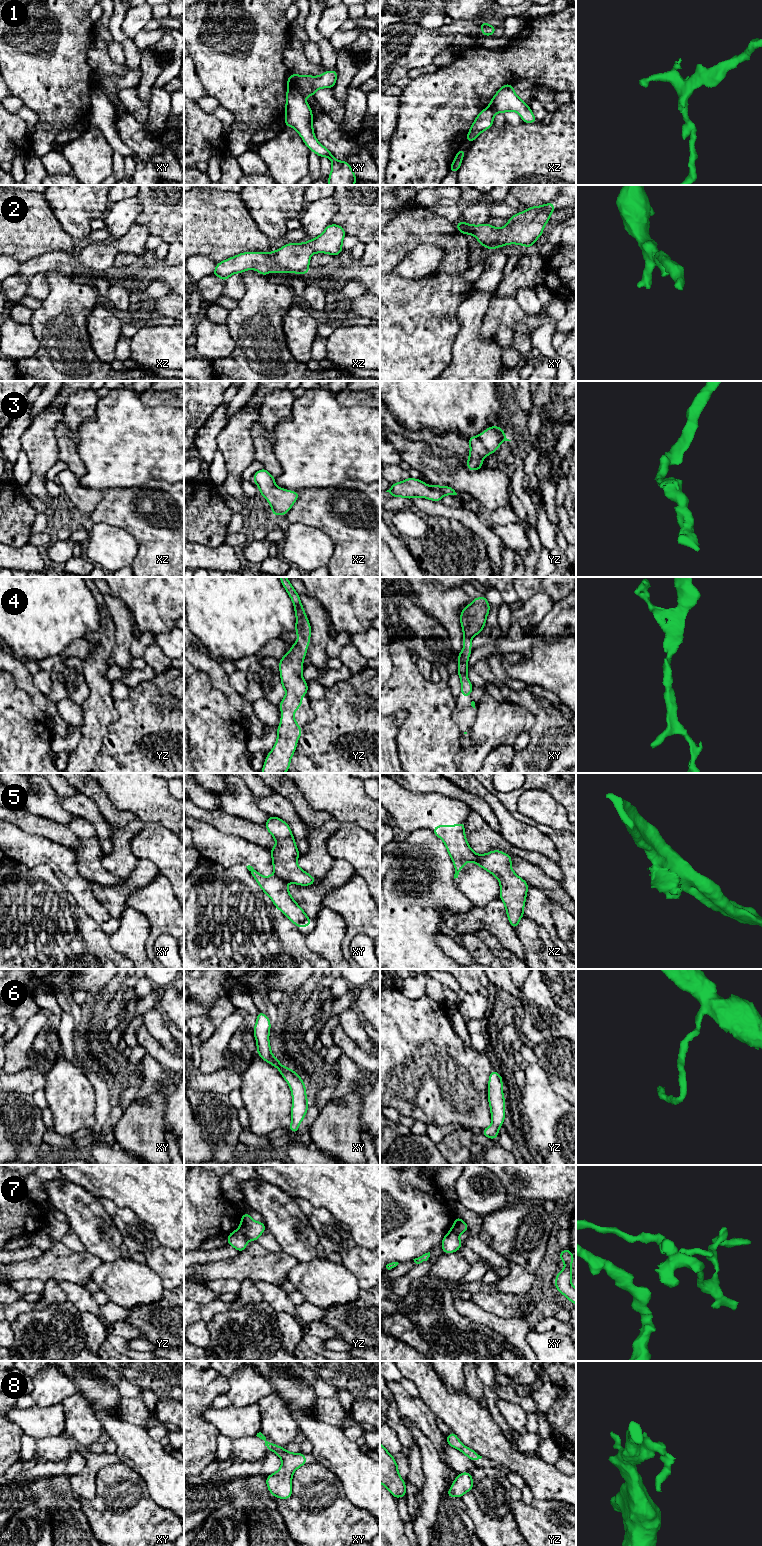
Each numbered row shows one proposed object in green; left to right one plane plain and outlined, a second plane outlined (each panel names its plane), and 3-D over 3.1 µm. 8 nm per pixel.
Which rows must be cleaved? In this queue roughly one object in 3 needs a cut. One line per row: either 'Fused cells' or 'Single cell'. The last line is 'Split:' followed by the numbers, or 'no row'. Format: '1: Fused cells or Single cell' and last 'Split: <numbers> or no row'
1: Fused cells
2: Single cell
3: Single cell
4: Single cell
5: Fused cells
6: Single cell
7: Fused cells
8: Single cell
Split: 1, 5, 7

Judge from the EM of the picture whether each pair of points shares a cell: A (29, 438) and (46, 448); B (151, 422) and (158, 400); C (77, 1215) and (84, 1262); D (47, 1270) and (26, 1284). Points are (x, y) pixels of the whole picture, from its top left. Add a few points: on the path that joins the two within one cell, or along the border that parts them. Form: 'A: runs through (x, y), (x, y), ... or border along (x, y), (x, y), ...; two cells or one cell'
A: runs through (33, 440), (42, 446); one cell
B: border along (138, 396), (144, 404), (149, 406), (173, 407); two cells
C: border along (86, 1250), (103, 1260); two cells
D: border along (44, 1281), (38, 1279), (17, 1279), (12, 1282); two cells

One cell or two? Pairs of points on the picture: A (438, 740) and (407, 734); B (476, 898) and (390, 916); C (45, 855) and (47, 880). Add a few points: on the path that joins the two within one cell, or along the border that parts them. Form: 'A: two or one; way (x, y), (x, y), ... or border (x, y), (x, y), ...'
A: one; way (430, 740), (425, 740), (415, 735)
B: two; border (455, 869), (454, 885), (462, 892)
C: two; border (23, 866), (32, 868), (47, 864), (61, 883)

